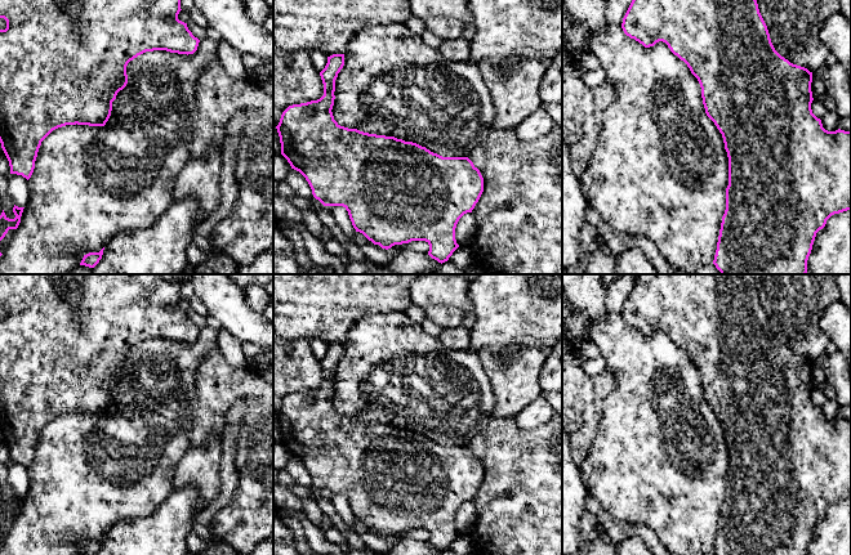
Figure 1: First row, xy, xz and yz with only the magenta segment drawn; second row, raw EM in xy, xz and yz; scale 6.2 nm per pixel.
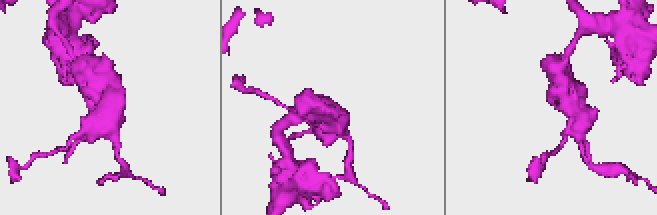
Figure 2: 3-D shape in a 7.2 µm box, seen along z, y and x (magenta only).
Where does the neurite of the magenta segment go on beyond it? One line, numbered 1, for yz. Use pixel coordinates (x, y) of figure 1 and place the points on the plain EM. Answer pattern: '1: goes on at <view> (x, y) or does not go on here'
1: does not go on here

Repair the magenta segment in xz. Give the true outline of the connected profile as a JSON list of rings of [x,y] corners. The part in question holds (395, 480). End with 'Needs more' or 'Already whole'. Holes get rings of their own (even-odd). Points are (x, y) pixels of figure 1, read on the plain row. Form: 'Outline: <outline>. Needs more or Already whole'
Outline: [[[344,343],[328,345],[328,352],[320,361],[324,384],[317,389],[289,394],[282,400],[276,415],[281,443],[291,457],[306,466],[316,488],[324,494],[343,494],[356,520],[362,522],[374,533],[388,538],[395,533],[426,529],[432,547],[441,552],[447,550],[459,536],[455,528],[459,507],[472,501],[484,480],[484,466],[480,458],[468,446],[442,446],[413,430],[340,415],[334,408],[331,398],[335,388],[335,368],[343,354]]]. Already whole

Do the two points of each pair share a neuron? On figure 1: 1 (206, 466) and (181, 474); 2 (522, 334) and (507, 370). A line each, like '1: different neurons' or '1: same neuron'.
1: same neuron
2: different neurons

